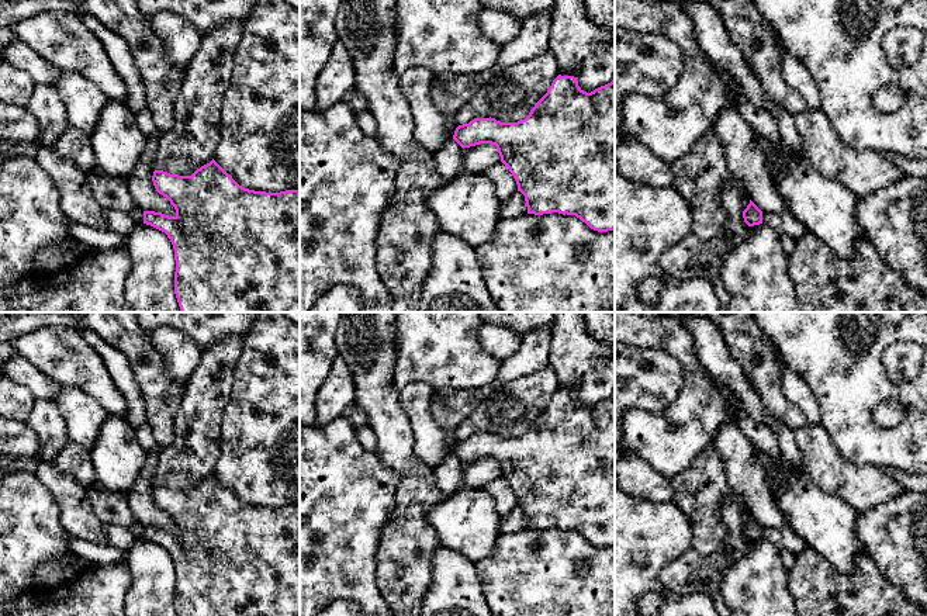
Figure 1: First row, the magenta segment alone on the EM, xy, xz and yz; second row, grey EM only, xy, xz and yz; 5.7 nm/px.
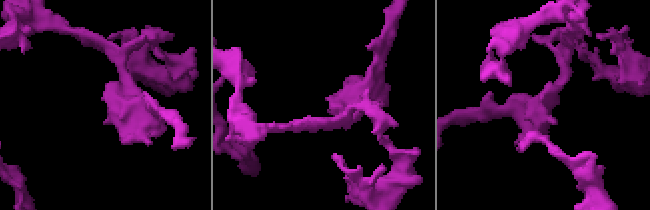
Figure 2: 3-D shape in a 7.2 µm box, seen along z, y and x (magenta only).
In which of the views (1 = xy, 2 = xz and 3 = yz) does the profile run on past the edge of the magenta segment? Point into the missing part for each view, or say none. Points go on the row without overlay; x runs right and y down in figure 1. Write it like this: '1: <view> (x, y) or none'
1: none
2: none
3: none

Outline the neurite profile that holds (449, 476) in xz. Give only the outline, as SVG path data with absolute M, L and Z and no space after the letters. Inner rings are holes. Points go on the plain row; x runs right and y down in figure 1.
M453 453L440 466L433 468L433 478L437 488L446 496L466 488L463 481L463 463Z

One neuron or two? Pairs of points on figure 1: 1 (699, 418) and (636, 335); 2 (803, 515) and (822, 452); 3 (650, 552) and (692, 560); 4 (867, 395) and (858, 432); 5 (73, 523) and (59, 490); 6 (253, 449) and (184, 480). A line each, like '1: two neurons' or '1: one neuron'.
1: one neuron
2: two neurons
3: two neurons
4: one neuron
5: one neuron
6: two neurons

